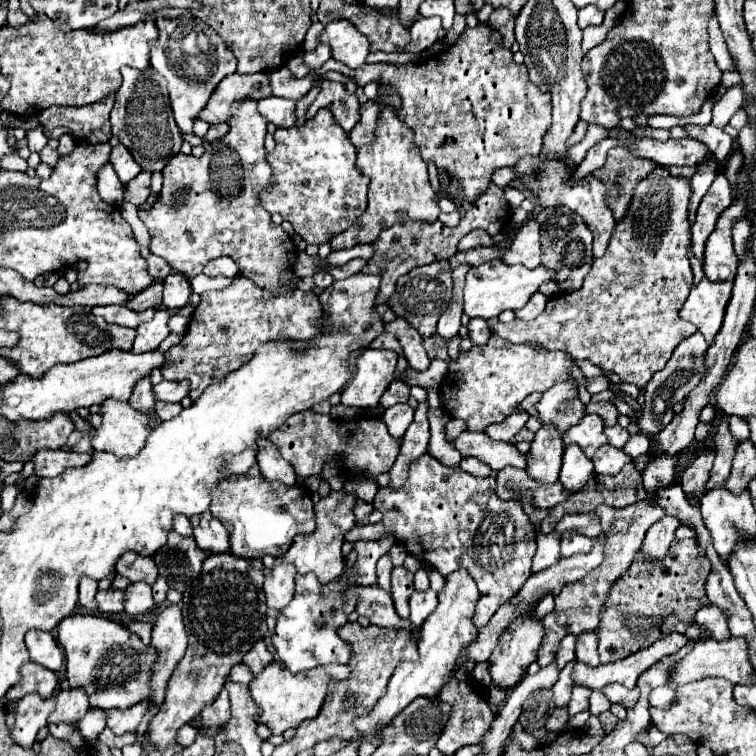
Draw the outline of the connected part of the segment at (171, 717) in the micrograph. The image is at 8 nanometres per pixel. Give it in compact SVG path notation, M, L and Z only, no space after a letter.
M232 553L210 555L200 575L184 591L184 625L188 633L188 649L172 673L166 699L160 711L148 725L148 737L142 743L146 755L152 751L164 753L170 745L176 745L176 733L182 725L190 723L206 705L214 703L230 669L242 663L242 657L250 647L264 637L266 627L266 599L262 595L264 565L260 559L244 559Z

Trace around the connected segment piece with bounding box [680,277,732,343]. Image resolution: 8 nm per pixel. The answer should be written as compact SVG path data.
M706 277L692 287L686 303L680 309L680 317L684 321L690 321L698 327L698 331L704 335L706 343L714 339L718 333L718 327L722 325L722 315L726 309L726 303L730 299L732 283L712 283Z

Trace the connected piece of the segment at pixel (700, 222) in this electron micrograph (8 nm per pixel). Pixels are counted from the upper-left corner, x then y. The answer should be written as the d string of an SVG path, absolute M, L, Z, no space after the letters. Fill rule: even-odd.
M716 175L708 193L702 197L700 207L696 211L696 221L692 223L692 249L694 255L702 261L704 243L716 227L720 213L732 203L732 189L724 175Z

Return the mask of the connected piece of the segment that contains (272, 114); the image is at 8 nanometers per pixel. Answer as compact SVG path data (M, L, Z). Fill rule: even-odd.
M266 97L258 101L260 115L274 127L292 127L294 125L294 101L282 97Z

